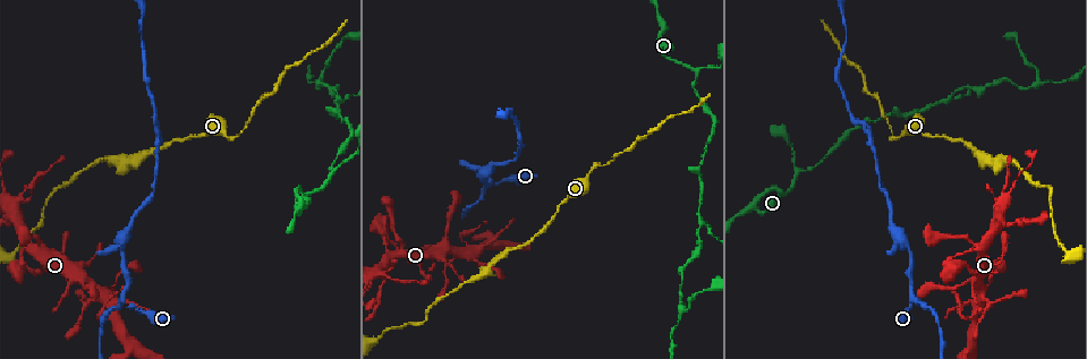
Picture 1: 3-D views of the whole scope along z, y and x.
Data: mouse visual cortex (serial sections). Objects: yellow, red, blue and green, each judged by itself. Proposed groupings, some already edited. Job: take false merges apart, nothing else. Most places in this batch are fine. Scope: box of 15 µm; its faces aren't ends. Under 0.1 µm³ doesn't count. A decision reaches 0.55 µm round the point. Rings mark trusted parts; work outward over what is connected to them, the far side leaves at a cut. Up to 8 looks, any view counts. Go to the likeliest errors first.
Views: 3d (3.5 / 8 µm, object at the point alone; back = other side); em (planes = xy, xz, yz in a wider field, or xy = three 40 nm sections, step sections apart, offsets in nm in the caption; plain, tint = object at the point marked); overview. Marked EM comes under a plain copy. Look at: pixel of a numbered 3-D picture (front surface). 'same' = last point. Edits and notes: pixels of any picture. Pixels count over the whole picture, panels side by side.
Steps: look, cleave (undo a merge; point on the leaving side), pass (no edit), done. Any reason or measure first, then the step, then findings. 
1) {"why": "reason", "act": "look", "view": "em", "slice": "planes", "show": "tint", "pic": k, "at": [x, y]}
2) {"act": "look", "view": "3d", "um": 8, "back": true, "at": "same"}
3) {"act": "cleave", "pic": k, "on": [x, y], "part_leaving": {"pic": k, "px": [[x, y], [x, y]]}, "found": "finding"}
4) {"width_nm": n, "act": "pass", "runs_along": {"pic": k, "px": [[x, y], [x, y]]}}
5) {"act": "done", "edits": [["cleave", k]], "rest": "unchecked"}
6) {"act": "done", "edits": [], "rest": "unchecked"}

{"why": "two arms in line, one across", "act": "look", "view": "3d", "um": 8, "pic": 1, "at": [799, 170]}

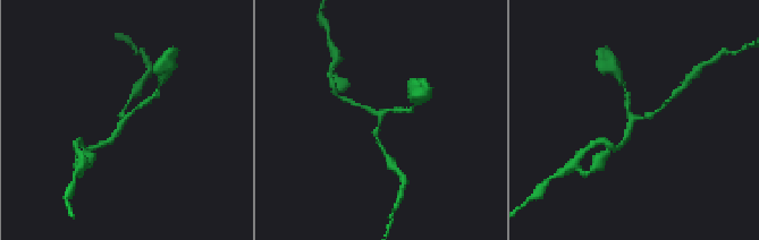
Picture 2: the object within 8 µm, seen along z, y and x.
{"arms": 3, "arm_widths_nm": [150, 150, 200], "why": "shape alone is not enough", "act": "look", "view": "em", "slice": "xy", "step": 3, "show": "tint", "pic": 2, "at": [380, 117]}

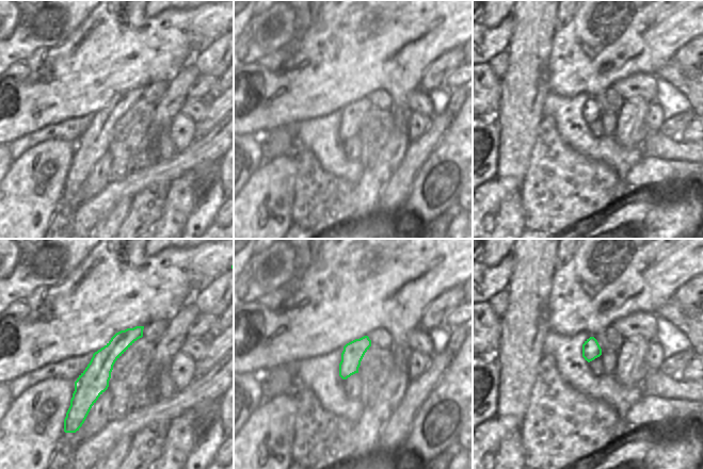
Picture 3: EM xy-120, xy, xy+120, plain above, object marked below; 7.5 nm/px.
{"act": "pass", "found": "one cell here"}

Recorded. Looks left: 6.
{"why": "narrows sharply", "act": "look", "view": "3d", "um": 8, "back": true, "pic": 1, "at": [946, 103]}

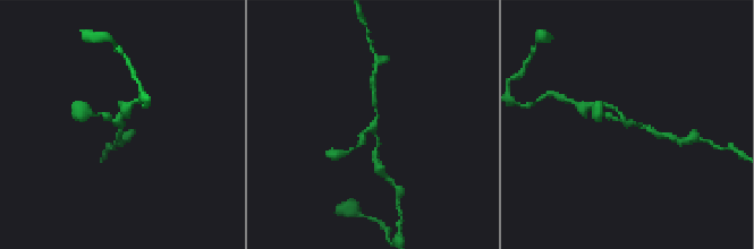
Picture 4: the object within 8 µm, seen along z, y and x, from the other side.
{"arms": 3, "arm_widths_nm": [150, 150, 200], "act": "look", "view": "em", "slice": "xy", "step": 1, "show": "tint", "pic": 4, "at": [119, 124]}

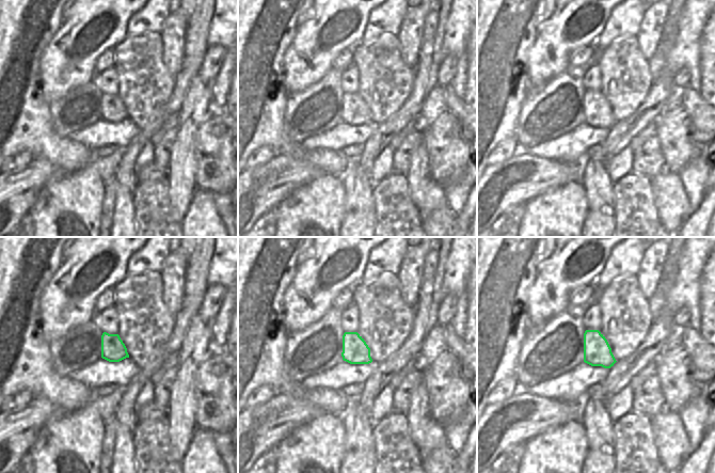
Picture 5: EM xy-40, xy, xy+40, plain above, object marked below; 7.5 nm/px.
{"act": "pass", "runs_along": {"pic": 4, "px": [[654, 132], [602, 104]]}, "found": "all the same cell"}

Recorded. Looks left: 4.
{"why": "sharp bend", "act": "look", "view": "3d", "um": 3.5, "pic": 1, "at": [895, 140]}

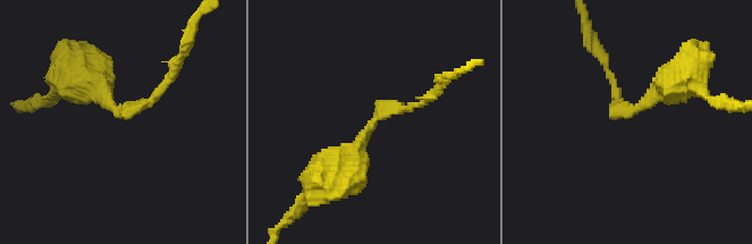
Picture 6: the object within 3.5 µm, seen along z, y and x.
{"arm_widths_nm": [100, 450], "act": "pass", "runs_along": {"pic": 6, "px": [[324, 177], [380, 112], [425, 98]]}, "found": "continuous, no second cell"}

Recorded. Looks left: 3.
{"act": "done", "edits": [], "rest": "unchecked"}

